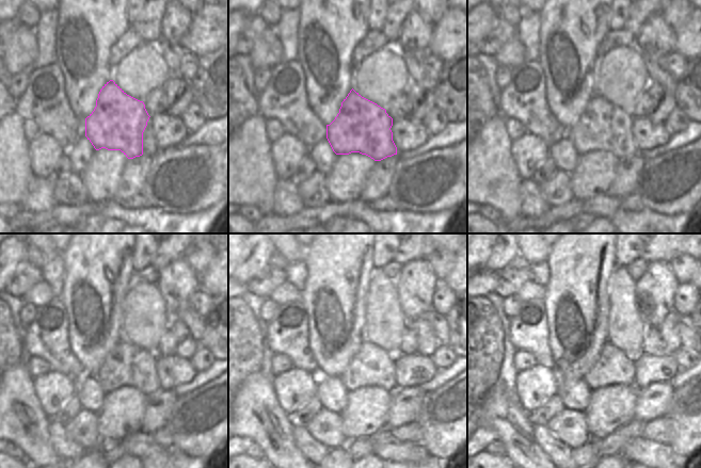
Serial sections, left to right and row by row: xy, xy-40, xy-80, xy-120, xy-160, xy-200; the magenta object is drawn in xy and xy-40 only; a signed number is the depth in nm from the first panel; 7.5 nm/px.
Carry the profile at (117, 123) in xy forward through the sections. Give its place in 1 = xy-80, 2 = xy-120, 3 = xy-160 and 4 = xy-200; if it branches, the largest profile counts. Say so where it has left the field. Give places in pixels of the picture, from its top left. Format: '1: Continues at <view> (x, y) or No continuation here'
1: Continues at xy-80 (603, 126)
2: Continues at xy-120 (127, 365)
3: Continues at xy-160 (371, 366)
4: Continues at xy-200 (612, 367).

